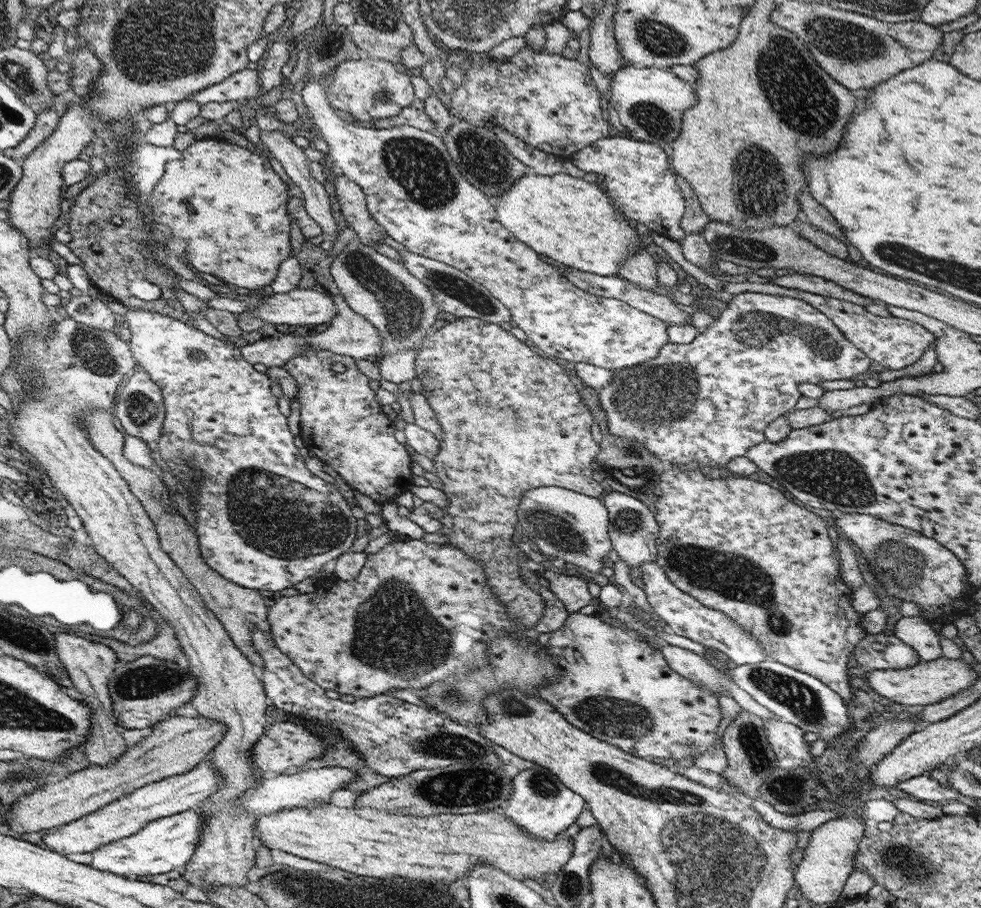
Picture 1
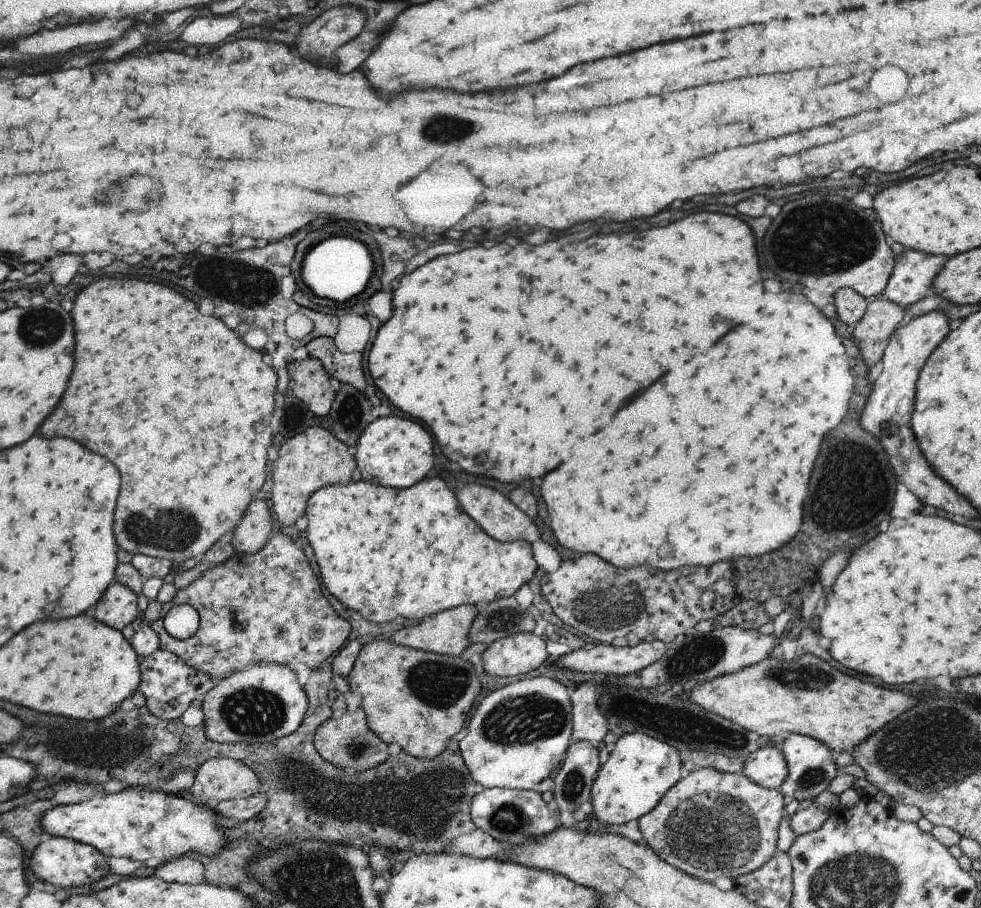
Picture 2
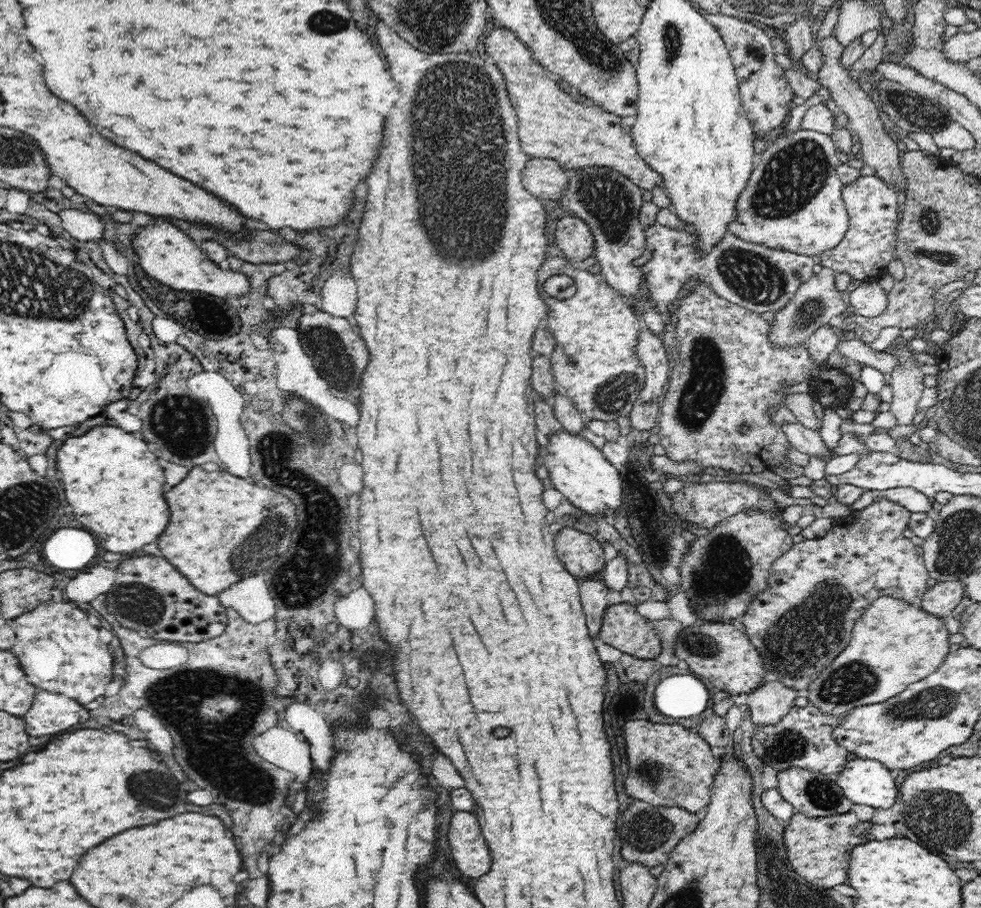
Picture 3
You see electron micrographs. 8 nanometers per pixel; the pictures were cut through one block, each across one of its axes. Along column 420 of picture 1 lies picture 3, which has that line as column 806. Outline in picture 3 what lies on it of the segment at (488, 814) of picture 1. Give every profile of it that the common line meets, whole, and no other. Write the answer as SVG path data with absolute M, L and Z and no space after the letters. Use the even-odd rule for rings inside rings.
M846 812L842 816L824 816L824 818L808 818L804 814L794 814L792 820L786 824L782 838L786 844L788 860L792 862L794 870L808 882L822 888L848 884L846 874L848 874L852 848L876 840L876 836L872 834L872 822L858 820L854 812Z

